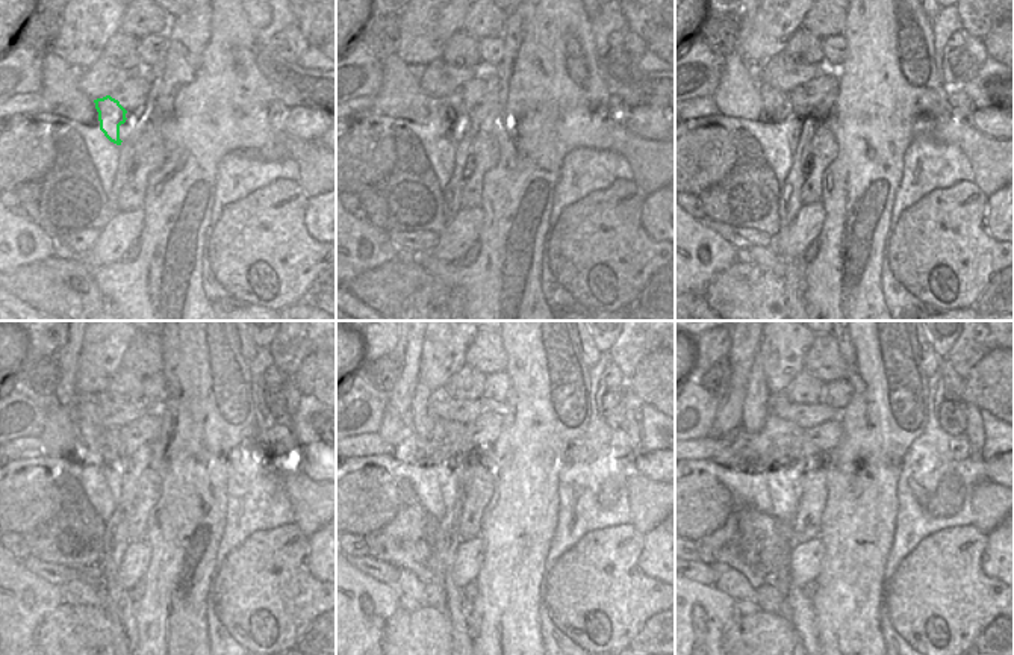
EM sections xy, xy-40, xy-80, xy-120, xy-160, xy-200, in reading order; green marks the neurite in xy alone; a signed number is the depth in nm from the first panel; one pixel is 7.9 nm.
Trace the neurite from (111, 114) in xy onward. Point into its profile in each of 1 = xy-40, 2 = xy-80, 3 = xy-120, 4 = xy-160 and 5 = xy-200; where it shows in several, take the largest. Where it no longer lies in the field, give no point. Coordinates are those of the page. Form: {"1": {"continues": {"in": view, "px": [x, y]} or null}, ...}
{"1": {"continues": {"in": "xy-40", "px": [456, 118]}}, "2": {"continues": {"in": "xy-80", "px": [775, 105]}}, "3": {"continues": {"in": "xy-120", "px": [88, 433]}}, "4": {"continues": {"in": "xy-160", "px": [423, 419]}}, "5": {"continues": {"in": "xy-200", "px": [754, 412]}}}

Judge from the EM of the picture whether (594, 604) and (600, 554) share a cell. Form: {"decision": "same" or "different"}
{"decision": "same"}

